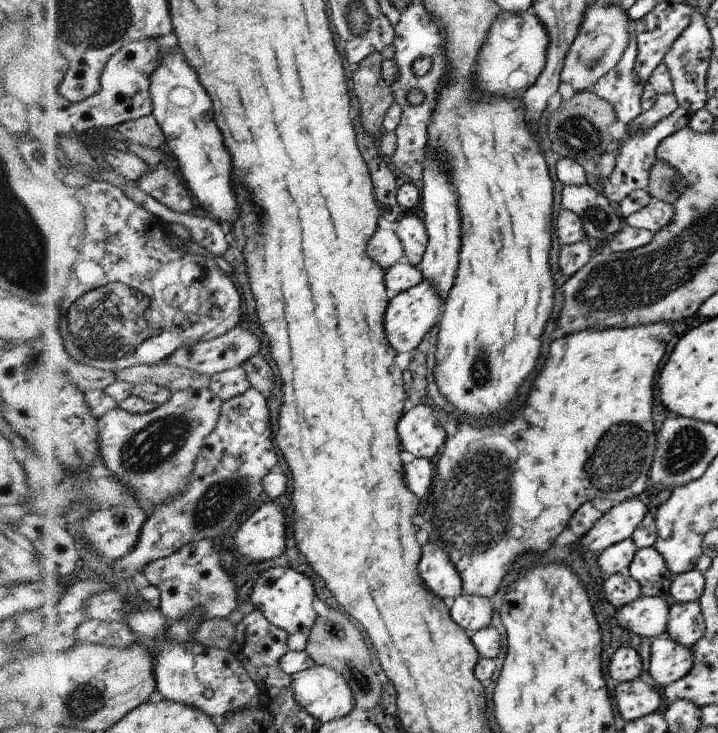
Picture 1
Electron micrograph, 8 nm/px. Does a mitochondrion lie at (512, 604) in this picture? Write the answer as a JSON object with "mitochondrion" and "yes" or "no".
{"mitochondrion":"no"}

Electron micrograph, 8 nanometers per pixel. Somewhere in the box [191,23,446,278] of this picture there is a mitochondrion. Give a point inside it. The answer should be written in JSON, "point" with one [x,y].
{"point":[255,208]}

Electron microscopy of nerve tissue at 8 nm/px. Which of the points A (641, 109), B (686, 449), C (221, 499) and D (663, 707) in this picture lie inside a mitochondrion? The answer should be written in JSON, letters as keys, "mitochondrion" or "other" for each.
{"A":"other","B":"mitochondrion","C":"mitochondrion","D":"other"}

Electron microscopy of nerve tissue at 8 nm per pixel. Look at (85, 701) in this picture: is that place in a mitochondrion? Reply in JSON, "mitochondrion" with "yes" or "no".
{"mitochondrion":"yes"}

